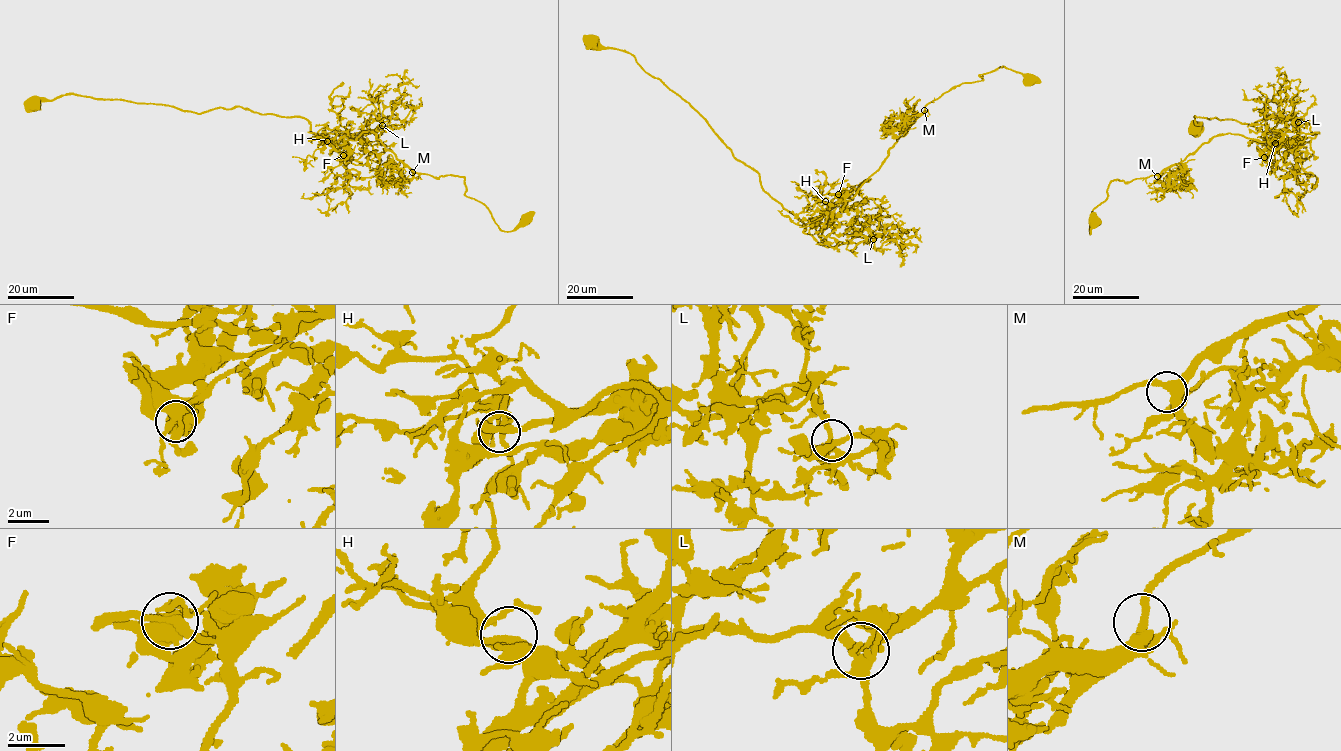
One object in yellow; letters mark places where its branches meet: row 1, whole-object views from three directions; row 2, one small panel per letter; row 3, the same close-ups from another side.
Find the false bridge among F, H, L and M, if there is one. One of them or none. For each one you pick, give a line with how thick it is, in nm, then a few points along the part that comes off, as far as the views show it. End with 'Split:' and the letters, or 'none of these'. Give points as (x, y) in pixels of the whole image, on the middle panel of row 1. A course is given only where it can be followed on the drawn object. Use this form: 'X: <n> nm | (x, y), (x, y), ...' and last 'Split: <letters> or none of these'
F: 550 nm | (838, 194), (821, 218), (849, 200), (927, 104), (952, 89), (981, 81), (979, 75), (1004, 66), (1040, 82)
Split: F

